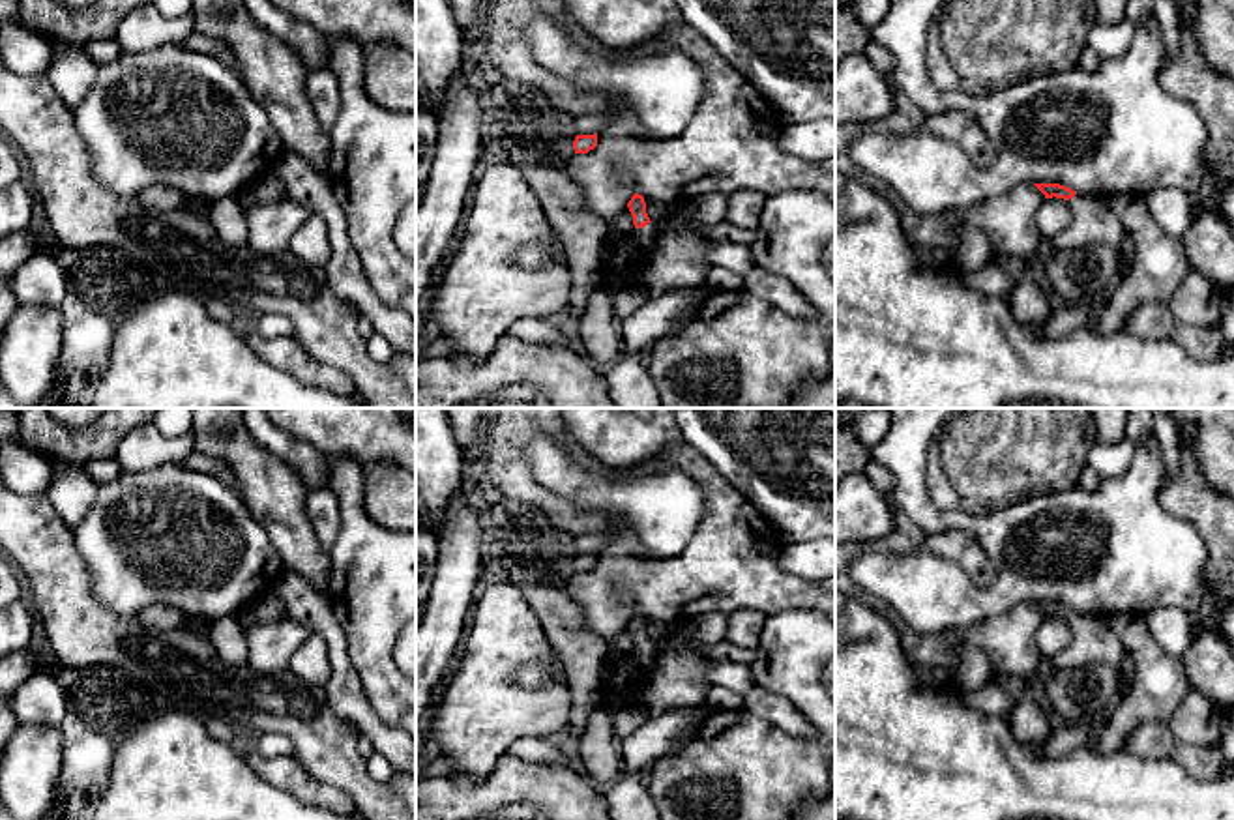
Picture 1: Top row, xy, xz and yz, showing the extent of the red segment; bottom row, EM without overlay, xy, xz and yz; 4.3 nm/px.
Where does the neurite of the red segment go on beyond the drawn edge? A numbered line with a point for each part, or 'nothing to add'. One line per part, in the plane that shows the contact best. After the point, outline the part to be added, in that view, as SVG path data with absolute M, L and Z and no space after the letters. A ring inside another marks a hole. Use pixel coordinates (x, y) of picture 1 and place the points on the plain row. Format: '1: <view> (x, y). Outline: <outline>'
1: xz (648, 654). Outline: M648 642L646 646L635 648L633 652L642 661L642 678L646 680L655 668L659 650L654 642Z

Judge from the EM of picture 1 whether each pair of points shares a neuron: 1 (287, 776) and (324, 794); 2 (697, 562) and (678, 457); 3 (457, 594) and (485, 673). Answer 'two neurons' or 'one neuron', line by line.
1: one neuron
2: one neuron
3: two neurons

